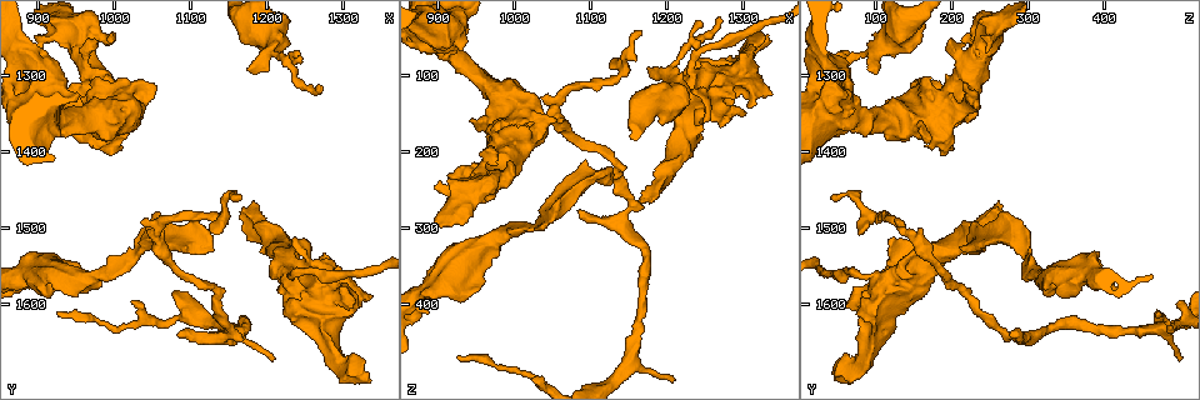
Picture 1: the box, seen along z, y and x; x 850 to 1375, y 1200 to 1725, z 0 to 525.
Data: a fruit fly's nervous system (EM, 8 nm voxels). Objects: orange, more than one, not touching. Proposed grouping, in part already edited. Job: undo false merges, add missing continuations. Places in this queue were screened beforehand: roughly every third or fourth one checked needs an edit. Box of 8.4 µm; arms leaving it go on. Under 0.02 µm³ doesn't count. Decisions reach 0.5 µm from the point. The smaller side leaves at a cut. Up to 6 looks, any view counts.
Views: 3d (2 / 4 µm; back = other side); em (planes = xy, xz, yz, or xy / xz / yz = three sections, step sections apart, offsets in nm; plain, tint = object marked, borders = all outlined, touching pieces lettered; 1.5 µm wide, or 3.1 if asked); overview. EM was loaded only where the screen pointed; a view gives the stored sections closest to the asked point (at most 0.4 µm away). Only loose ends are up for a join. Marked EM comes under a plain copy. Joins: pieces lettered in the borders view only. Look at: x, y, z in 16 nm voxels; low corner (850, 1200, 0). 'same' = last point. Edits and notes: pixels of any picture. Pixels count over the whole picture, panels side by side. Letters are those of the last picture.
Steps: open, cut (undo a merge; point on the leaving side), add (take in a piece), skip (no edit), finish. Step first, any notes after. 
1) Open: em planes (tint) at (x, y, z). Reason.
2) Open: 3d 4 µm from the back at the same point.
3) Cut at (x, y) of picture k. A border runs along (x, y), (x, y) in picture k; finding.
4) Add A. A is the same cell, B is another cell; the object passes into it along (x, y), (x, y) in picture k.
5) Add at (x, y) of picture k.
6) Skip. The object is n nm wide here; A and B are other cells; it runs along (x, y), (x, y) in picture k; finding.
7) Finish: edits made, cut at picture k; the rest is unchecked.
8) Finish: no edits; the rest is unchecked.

Open: em xz step 4 (tint) at (1275, 1535, 155). Free end.

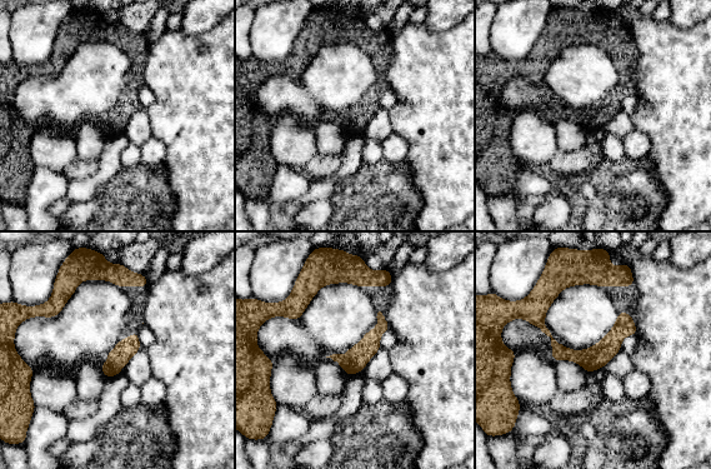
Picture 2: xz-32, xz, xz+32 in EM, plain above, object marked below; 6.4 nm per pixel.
Open: em planes (borders) at the same point.

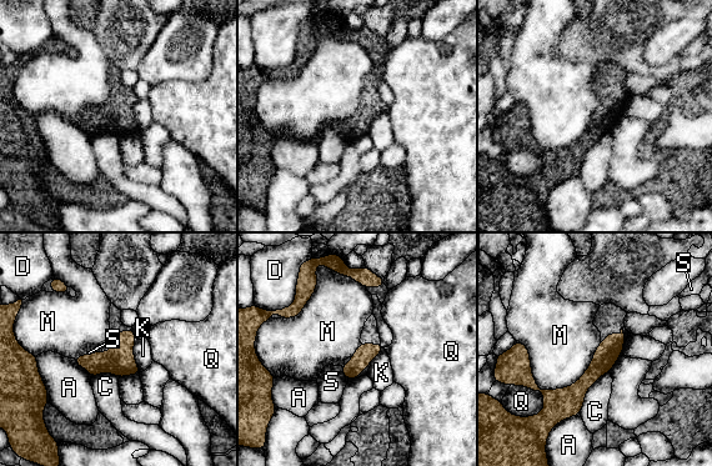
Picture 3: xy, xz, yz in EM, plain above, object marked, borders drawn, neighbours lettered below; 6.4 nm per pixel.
Skip. The object is 120 nm wide here; A, C, D, K, M, Q and S are other cells; a border runs along (516, 340), (600, 341) in picture 3; none of them fits.

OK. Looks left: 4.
Open: 3d 2 µm at (1170, 1500, 265). Free end.

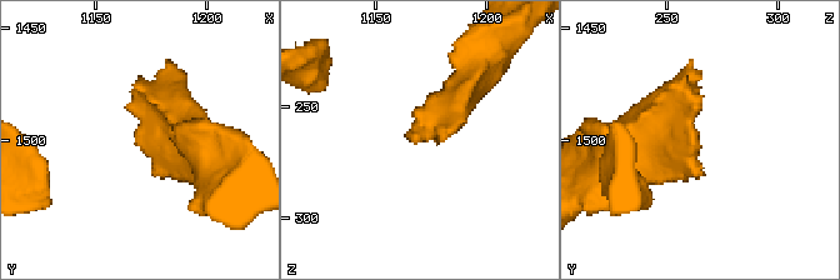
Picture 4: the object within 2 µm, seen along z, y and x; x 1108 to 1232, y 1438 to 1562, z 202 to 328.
Open: em xy step 8 (borders) at (1171, 1501, 263).

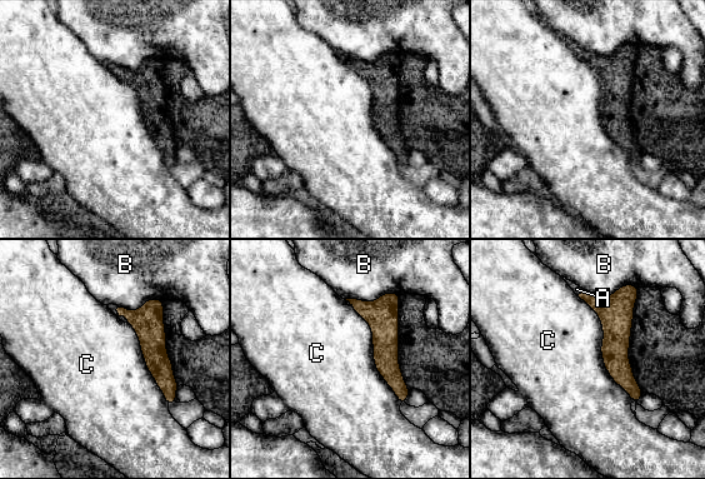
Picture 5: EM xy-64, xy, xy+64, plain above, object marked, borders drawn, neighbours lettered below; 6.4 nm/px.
Add A. A is the same cell, B and C are other cells; the object passes into it along (615, 312), (581, 293), (576, 289) in picture 5; the neuron continues.

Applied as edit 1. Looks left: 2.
Finish: edits made, add at picture 5; the rest is unchecked.

